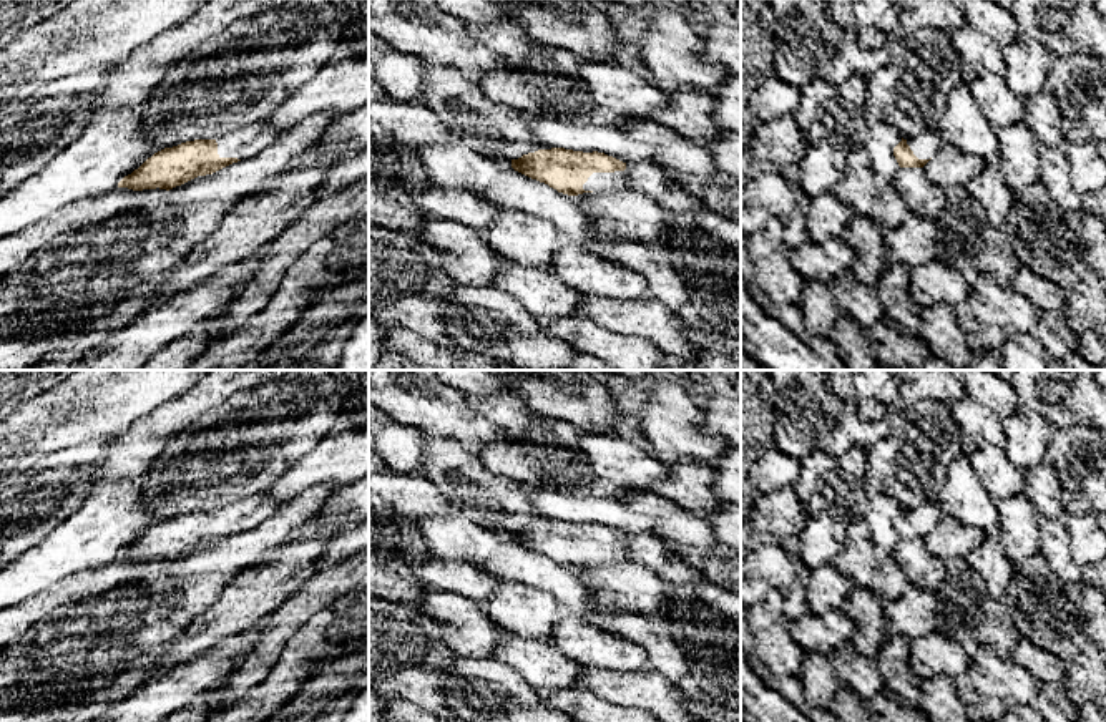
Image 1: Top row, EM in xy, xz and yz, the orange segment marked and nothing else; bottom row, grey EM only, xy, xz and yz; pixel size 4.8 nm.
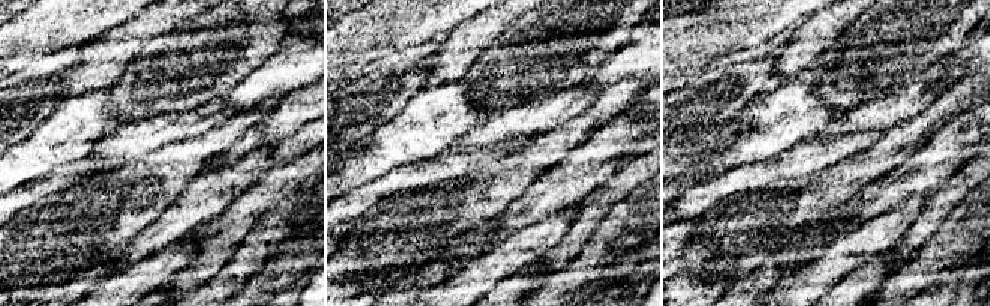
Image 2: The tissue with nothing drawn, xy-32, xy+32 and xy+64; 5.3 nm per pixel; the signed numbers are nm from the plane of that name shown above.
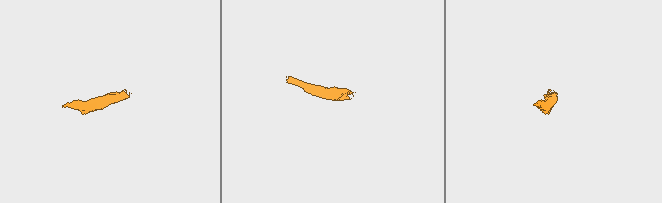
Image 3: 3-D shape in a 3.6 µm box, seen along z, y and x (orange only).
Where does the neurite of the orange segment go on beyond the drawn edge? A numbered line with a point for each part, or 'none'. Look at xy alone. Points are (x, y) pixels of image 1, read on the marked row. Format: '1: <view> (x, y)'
1: xy (248, 141)

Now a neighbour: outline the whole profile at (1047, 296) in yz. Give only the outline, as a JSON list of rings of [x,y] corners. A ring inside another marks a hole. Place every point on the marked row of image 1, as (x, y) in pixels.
[[[1021,266],[1011,281],[1011,287],[1033,302],[1038,310],[1060,310],[1066,302],[1068,290],[1050,279]]]

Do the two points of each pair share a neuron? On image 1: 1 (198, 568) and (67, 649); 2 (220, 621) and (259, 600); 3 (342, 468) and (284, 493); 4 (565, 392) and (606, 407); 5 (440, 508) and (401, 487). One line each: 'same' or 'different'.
1: same
2: same
3: same
4: same
5: same

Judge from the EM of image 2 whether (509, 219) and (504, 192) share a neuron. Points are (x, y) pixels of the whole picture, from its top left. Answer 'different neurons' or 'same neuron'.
different neurons

